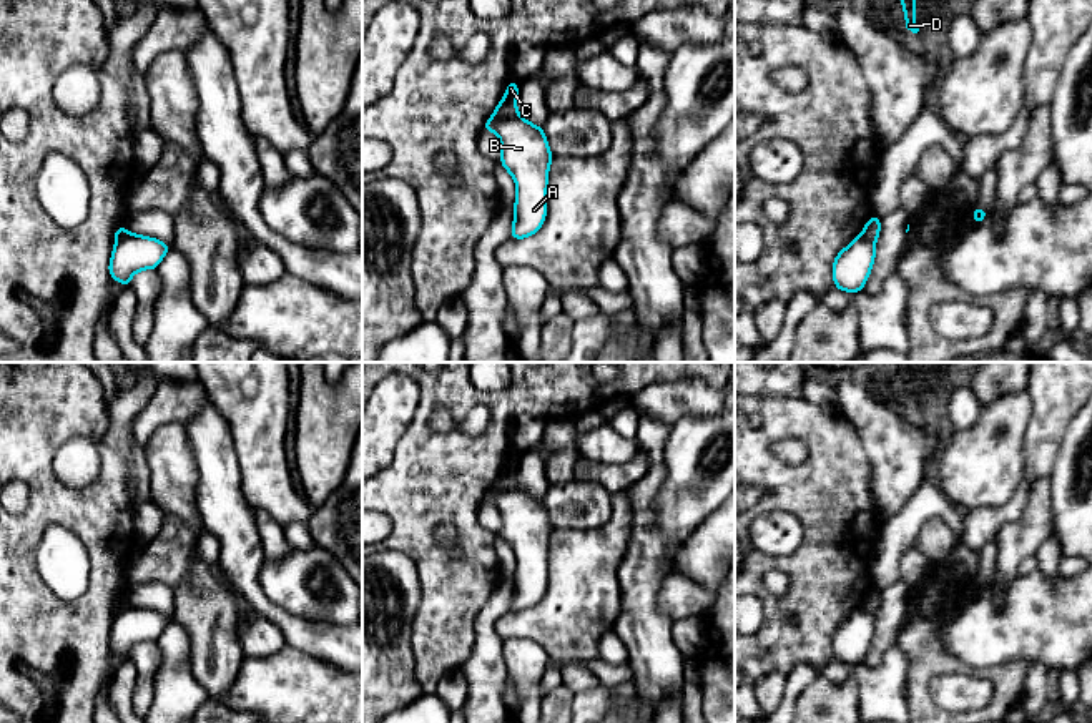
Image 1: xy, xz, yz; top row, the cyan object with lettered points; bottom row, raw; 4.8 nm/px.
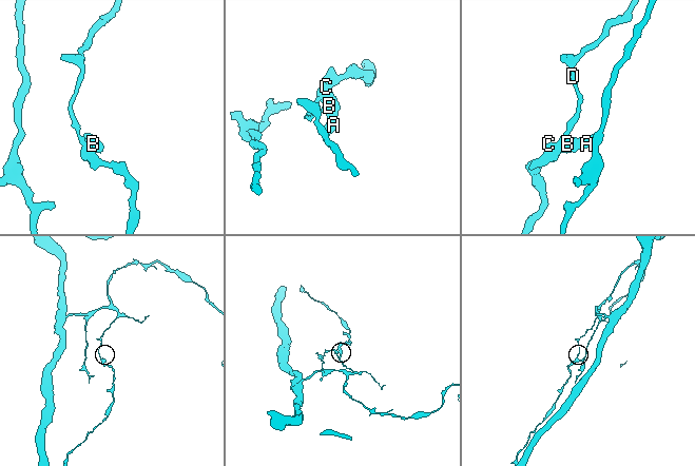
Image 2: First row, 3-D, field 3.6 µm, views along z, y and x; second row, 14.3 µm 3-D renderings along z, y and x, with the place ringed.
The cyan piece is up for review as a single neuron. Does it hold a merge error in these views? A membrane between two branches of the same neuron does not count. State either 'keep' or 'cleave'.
cleave

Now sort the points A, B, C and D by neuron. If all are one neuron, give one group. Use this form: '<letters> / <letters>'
A B C / D

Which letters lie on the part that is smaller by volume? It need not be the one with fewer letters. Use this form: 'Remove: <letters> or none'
Remove: A, B, C

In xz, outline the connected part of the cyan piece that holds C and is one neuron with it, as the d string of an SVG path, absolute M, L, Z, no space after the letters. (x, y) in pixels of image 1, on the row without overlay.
M510 452L490 492L502 517L500 537L517 558L510 610L535 607L547 588L548 539L553 532L544 499L532 497L517 485L519 454Z

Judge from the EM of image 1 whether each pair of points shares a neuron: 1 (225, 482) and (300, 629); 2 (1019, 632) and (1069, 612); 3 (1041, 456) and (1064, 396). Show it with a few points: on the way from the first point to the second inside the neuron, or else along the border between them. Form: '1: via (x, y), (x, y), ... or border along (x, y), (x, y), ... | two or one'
1: via (231, 522), (240, 539), (243, 579), (260, 600) | one
2: via (1031, 625), (1039, 620), (1057, 620) | one
3: via (1042, 441), (1052, 411) | one

